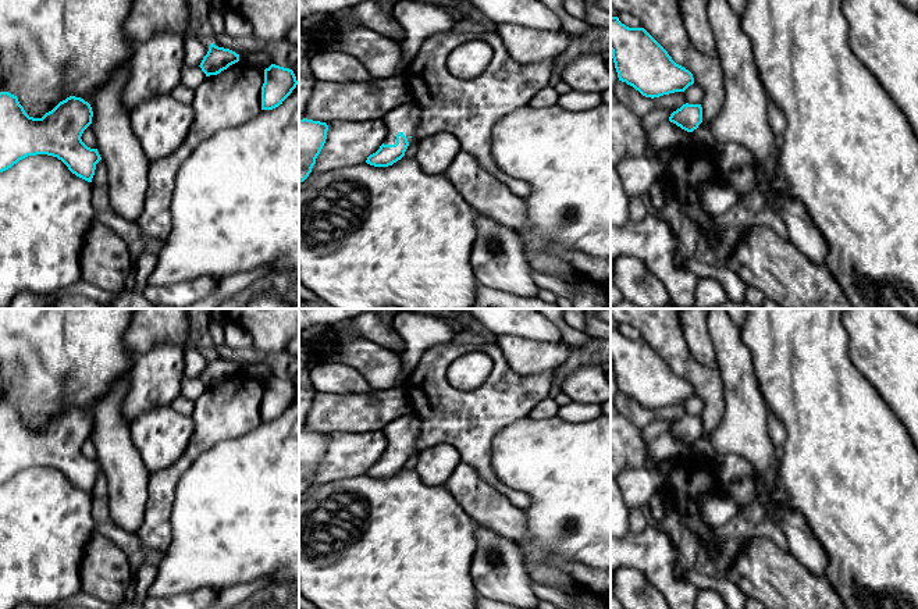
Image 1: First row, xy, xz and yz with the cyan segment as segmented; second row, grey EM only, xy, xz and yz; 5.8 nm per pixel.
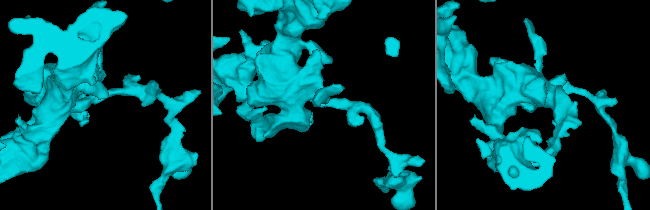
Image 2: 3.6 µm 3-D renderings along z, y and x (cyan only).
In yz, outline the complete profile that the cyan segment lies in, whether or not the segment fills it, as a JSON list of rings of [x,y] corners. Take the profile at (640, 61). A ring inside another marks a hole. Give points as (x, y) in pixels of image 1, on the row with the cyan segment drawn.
[[[611,17],[611,51],[619,81],[633,86],[645,97],[684,92],[694,83],[693,74],[676,64],[644,28],[629,28],[618,17]]]

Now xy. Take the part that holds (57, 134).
[[[0,92],[0,172],[28,156],[47,154],[61,160],[76,177],[92,182],[96,164],[102,160],[97,149],[88,147],[81,136],[92,124],[93,111],[88,102],[70,96],[42,118],[29,117],[18,97]]]

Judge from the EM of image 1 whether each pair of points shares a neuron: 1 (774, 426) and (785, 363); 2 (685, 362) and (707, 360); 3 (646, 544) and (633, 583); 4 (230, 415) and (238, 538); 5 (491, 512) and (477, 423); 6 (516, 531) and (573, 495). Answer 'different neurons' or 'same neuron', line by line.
1: different neurons
2: different neurons
3: different neurons
4: different neurons
5: different neurons
6: different neurons

